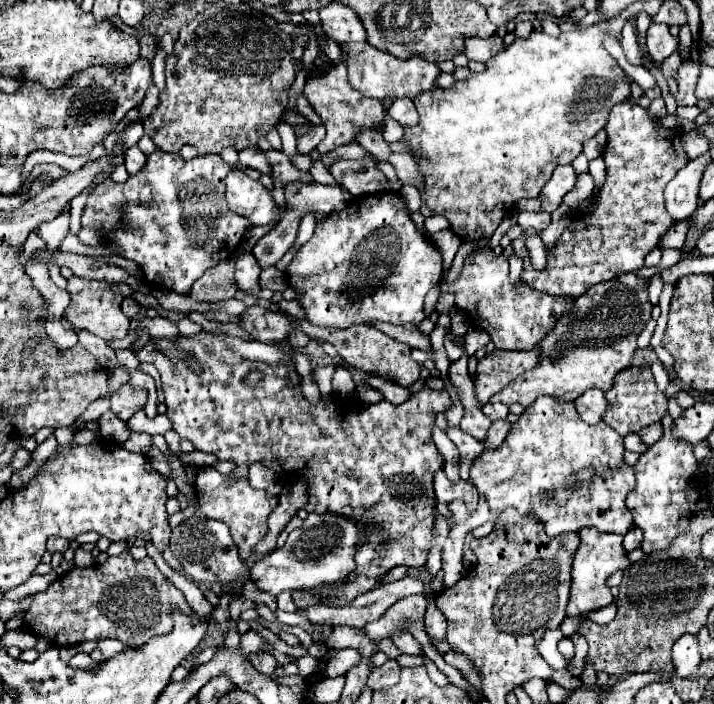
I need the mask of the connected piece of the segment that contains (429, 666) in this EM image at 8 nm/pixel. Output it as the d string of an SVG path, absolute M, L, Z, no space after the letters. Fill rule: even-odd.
M422 653L421 656L423 656L423 659L425 660L424 666L427 669L429 677L433 680L433 682L435 682L436 685L443 687L450 684L447 677L438 670L433 661L427 658L424 653Z

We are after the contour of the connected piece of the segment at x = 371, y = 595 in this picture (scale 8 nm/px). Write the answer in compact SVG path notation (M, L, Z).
M405 576L397 582L377 586L357 596L349 606L331 608L325 604L313 604L307 608L307 618L313 624L327 624L327 626L347 624L347 626L363 628L365 624L379 620L385 614L385 610L393 606L397 600L423 592L425 592L425 584L421 580Z

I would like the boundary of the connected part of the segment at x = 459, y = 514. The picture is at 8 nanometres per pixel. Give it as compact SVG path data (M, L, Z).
M455 500L455 502L451 502L451 504L449 504L449 510L451 510L451 522L453 522L455 526L467 522L469 512L467 512L467 506L463 504L463 500Z

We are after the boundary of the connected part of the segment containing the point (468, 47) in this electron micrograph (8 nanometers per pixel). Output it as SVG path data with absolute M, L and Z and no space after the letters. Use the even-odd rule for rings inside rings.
M467 38L465 40L465 56L469 60L479 60L479 62L487 62L489 58L493 58L497 52L503 50L503 40L501 38Z

